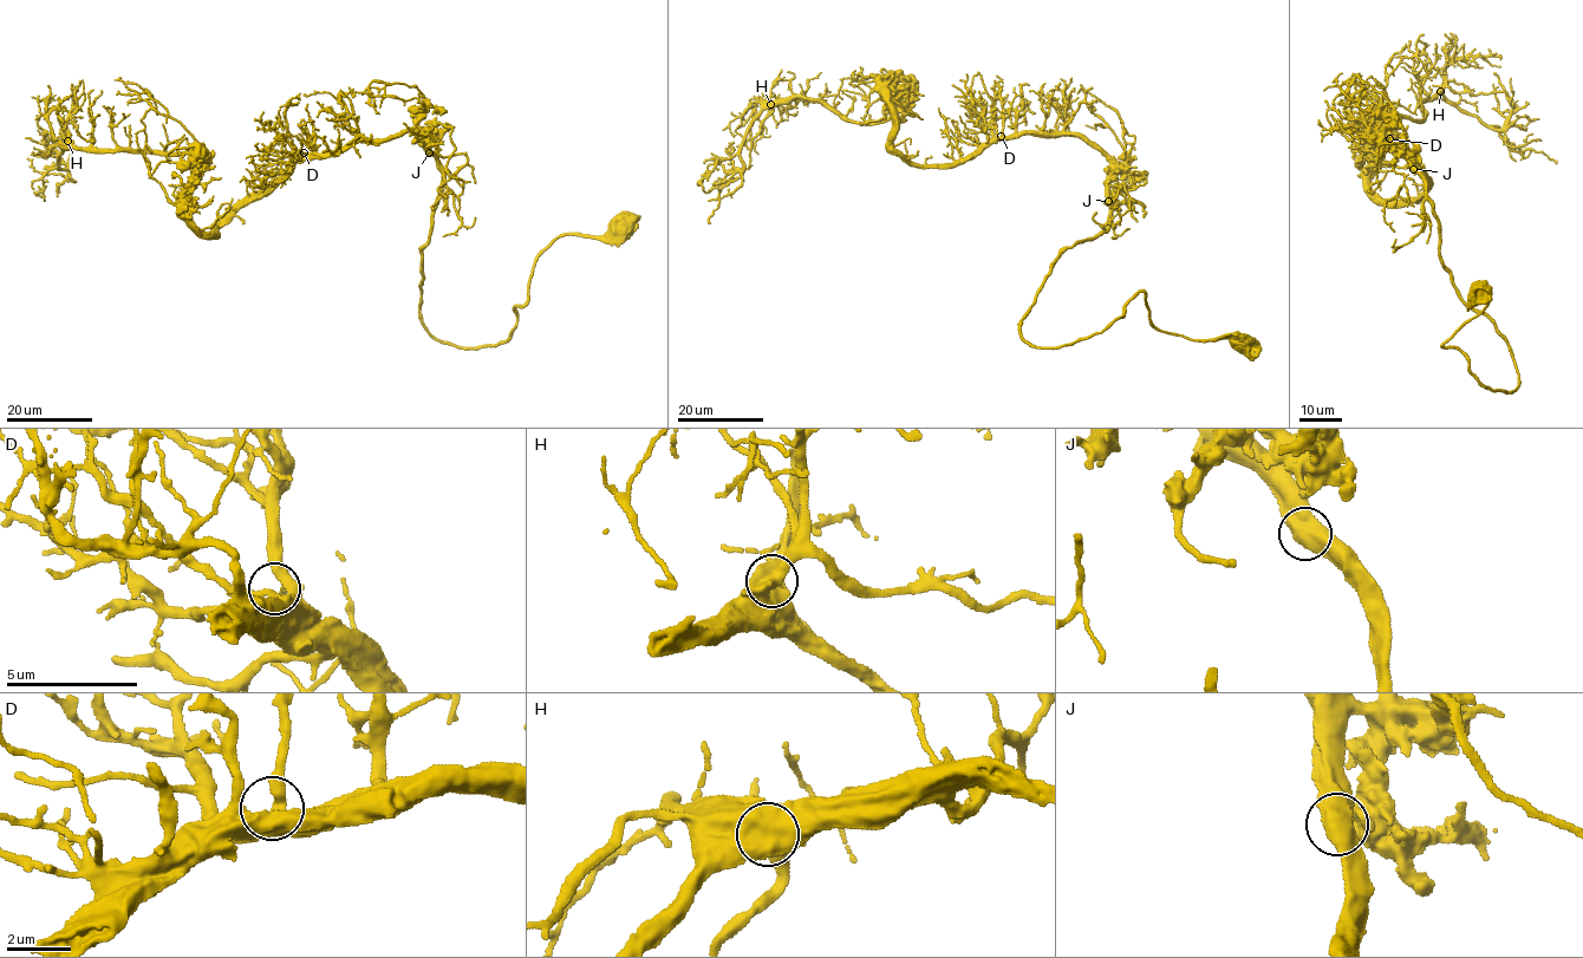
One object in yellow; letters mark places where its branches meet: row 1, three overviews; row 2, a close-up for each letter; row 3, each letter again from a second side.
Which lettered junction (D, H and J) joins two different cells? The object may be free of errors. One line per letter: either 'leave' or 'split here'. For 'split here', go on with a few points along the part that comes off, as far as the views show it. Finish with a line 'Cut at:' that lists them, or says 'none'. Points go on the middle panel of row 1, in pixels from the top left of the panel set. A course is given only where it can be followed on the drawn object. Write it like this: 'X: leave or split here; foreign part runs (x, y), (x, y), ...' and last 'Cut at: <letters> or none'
D: leave
H: leave
J: leave
Cut at: none

